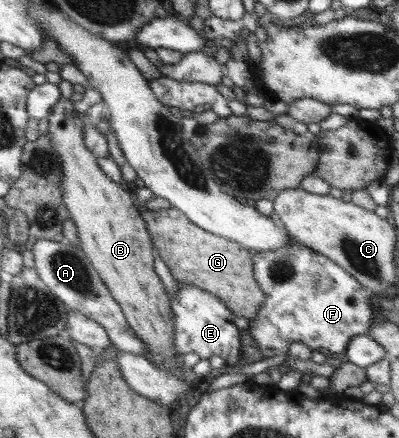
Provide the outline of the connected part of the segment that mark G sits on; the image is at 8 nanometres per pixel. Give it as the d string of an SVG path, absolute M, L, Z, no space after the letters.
M177 209L141 213L149 223L152 248L160 255L176 281L219 296L237 317L253 319L257 315L265 301L265 294L253 278L253 251L241 247L237 241L201 229Z

